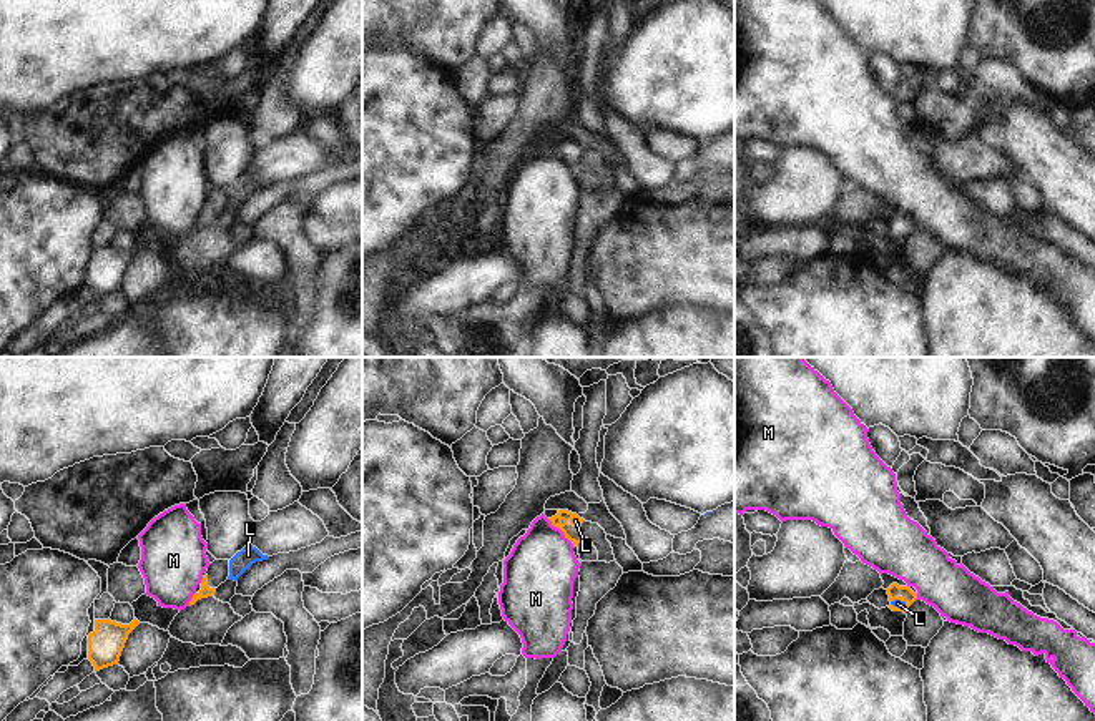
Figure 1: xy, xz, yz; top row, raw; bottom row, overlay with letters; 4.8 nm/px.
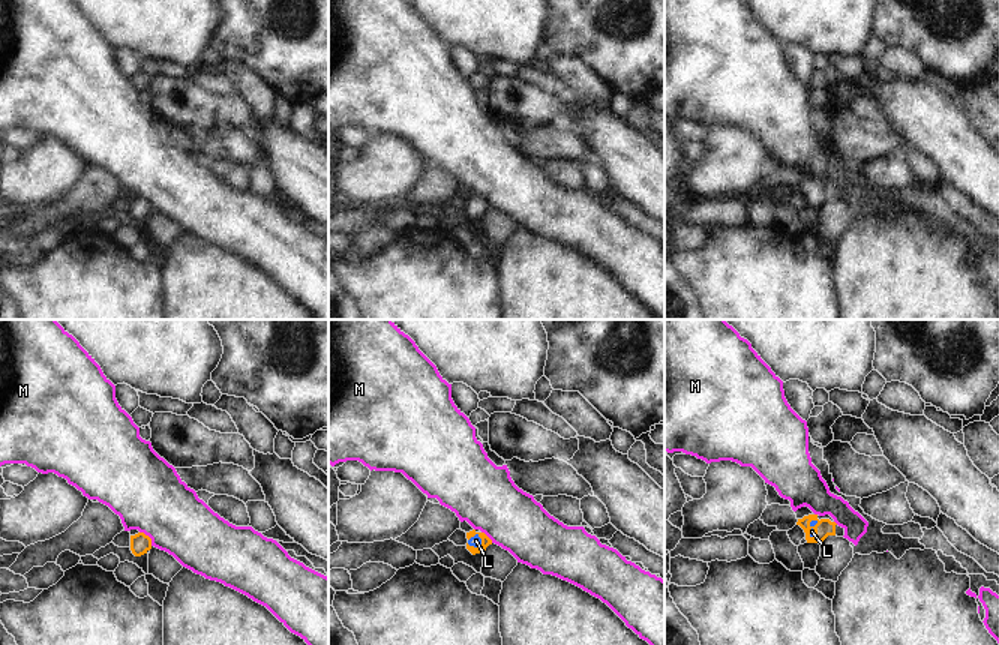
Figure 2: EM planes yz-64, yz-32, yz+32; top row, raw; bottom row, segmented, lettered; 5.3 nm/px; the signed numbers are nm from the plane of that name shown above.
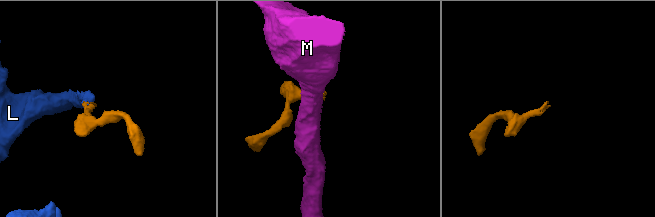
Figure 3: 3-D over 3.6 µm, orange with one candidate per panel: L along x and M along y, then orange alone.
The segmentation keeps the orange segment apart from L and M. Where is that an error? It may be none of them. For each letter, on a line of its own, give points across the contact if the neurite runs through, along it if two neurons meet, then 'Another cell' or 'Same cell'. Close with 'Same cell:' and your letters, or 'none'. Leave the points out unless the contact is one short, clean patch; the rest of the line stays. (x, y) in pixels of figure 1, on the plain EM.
L: Path across: yz (904, 221), (899, 226), (898, 231). Same cell
M: Boundary: xz (547, 147), (574, 171). Another cell
Same cell: L.

